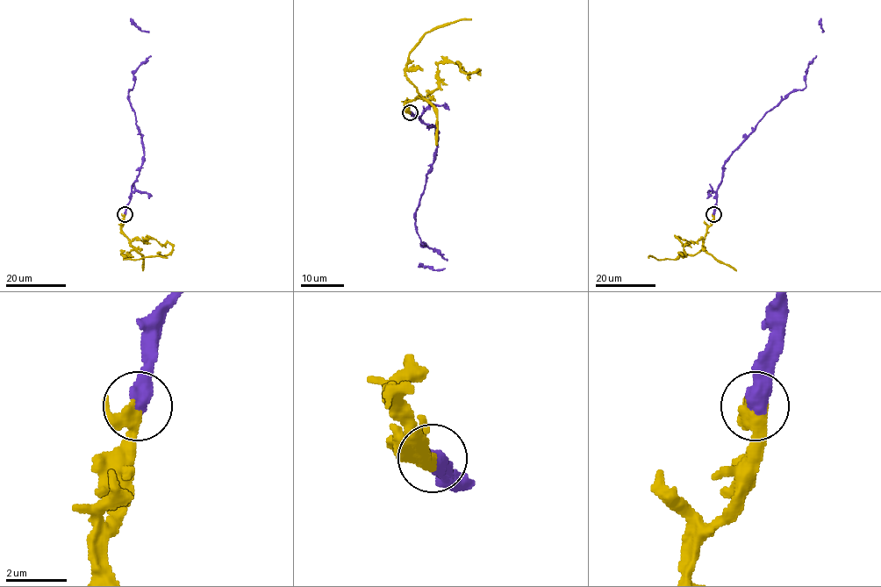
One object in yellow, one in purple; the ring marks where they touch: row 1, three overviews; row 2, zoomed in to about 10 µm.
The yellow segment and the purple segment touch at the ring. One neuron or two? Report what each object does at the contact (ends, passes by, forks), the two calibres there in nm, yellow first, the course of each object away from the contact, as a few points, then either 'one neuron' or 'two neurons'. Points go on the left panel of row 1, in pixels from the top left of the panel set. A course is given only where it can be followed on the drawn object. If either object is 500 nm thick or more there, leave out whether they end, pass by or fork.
300/600 nm | yellow via (125, 214), (122, 232), (132, 248), (126, 254), (121, 254), (124, 259), (154, 256), (167, 258) | purple via (125, 214), (141, 165), (143, 143), (128, 92), (133, 73), (150, 55), (149, 32), (141, 31), (131, 17) | one neuron

